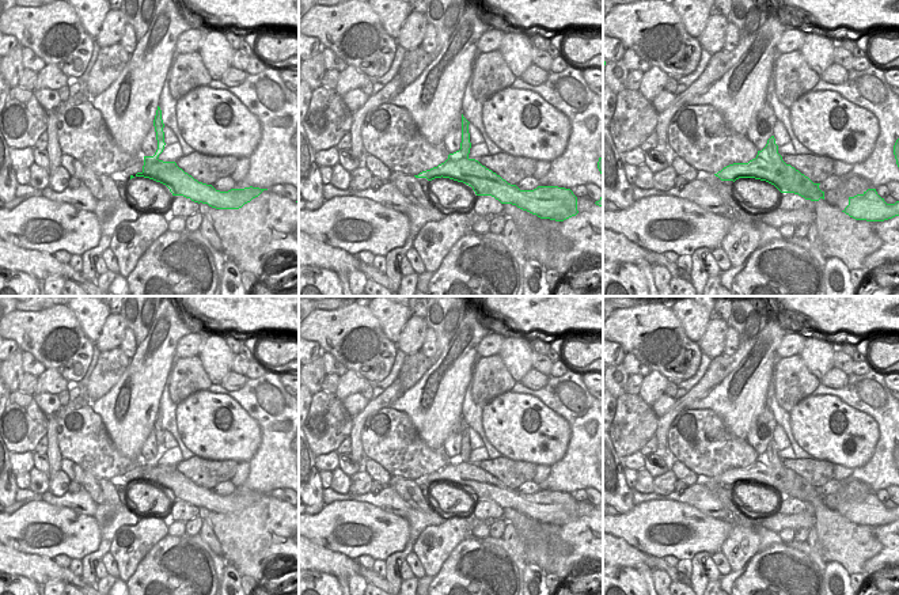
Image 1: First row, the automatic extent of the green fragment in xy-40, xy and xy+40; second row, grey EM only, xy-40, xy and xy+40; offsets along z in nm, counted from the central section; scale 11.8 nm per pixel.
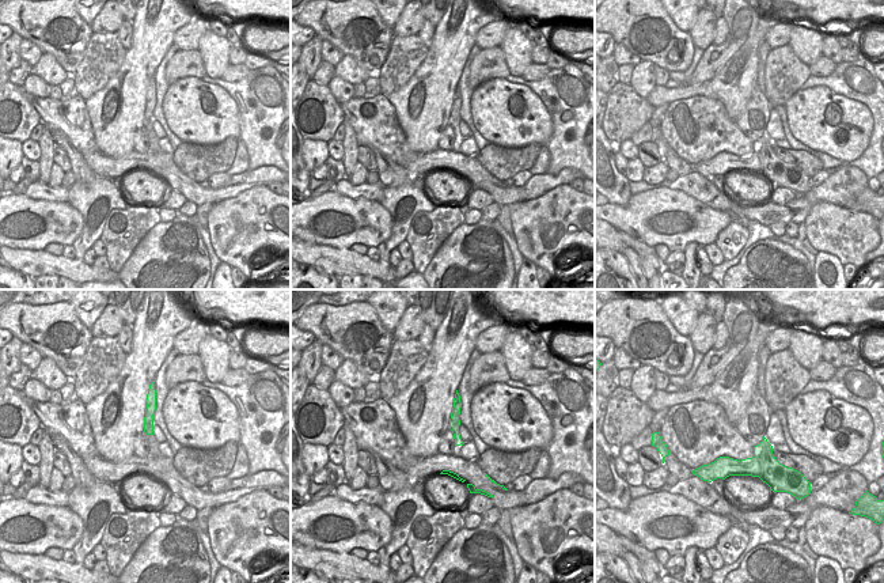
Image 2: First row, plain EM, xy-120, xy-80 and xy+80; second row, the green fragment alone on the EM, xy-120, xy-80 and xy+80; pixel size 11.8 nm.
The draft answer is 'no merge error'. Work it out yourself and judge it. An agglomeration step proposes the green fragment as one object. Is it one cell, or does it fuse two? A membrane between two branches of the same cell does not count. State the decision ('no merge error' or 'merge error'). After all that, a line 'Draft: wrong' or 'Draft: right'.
merge error
Draft: wrong

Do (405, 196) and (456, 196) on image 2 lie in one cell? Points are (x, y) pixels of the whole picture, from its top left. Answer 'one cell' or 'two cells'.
two cells

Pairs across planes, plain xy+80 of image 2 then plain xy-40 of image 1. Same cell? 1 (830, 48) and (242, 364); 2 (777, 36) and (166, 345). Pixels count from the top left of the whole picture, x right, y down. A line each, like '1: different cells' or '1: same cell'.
1: same cell
2: different cells

